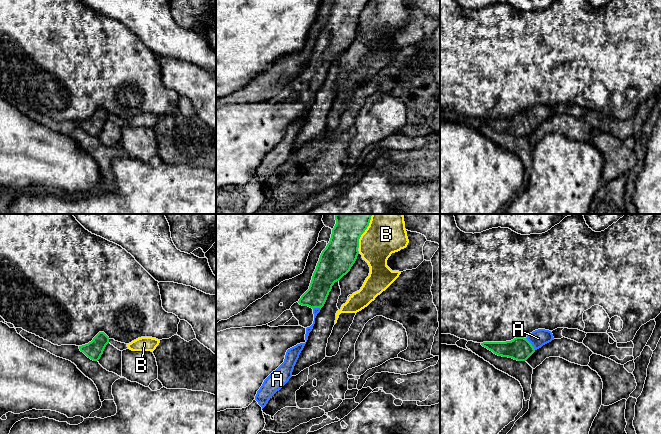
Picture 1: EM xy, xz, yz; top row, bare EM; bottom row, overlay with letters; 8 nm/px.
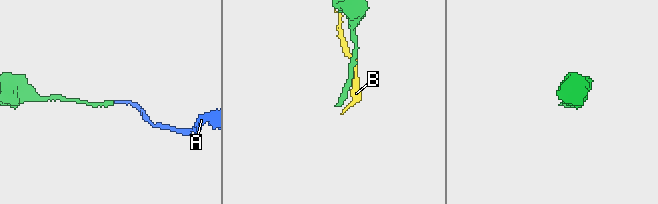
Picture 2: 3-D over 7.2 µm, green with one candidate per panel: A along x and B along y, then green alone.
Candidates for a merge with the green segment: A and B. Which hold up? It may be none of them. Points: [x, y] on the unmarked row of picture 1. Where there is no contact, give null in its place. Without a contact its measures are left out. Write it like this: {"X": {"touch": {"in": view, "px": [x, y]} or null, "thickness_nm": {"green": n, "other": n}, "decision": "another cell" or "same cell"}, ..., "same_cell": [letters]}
{"A": {"touch": {"in": "yz", "px": [531, 120]}, "thickness_nm": {"green": 190, "other": 140}, "decision": "same cell"}, "B": {"touch": {"in": "xz", "px": [360, 12]}, "thickness_nm": {"green": 260, "other": 280}, "decision": "another cell"}, "same_cell": ["A"]}

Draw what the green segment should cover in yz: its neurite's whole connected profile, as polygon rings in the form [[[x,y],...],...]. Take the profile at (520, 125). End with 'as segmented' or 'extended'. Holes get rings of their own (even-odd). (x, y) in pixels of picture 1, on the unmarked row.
[[[538,105],[524,113],[516,113],[506,118],[483,118],[481,121],[494,130],[512,134],[517,137],[526,137],[537,125],[554,116],[549,106]]]; extended

